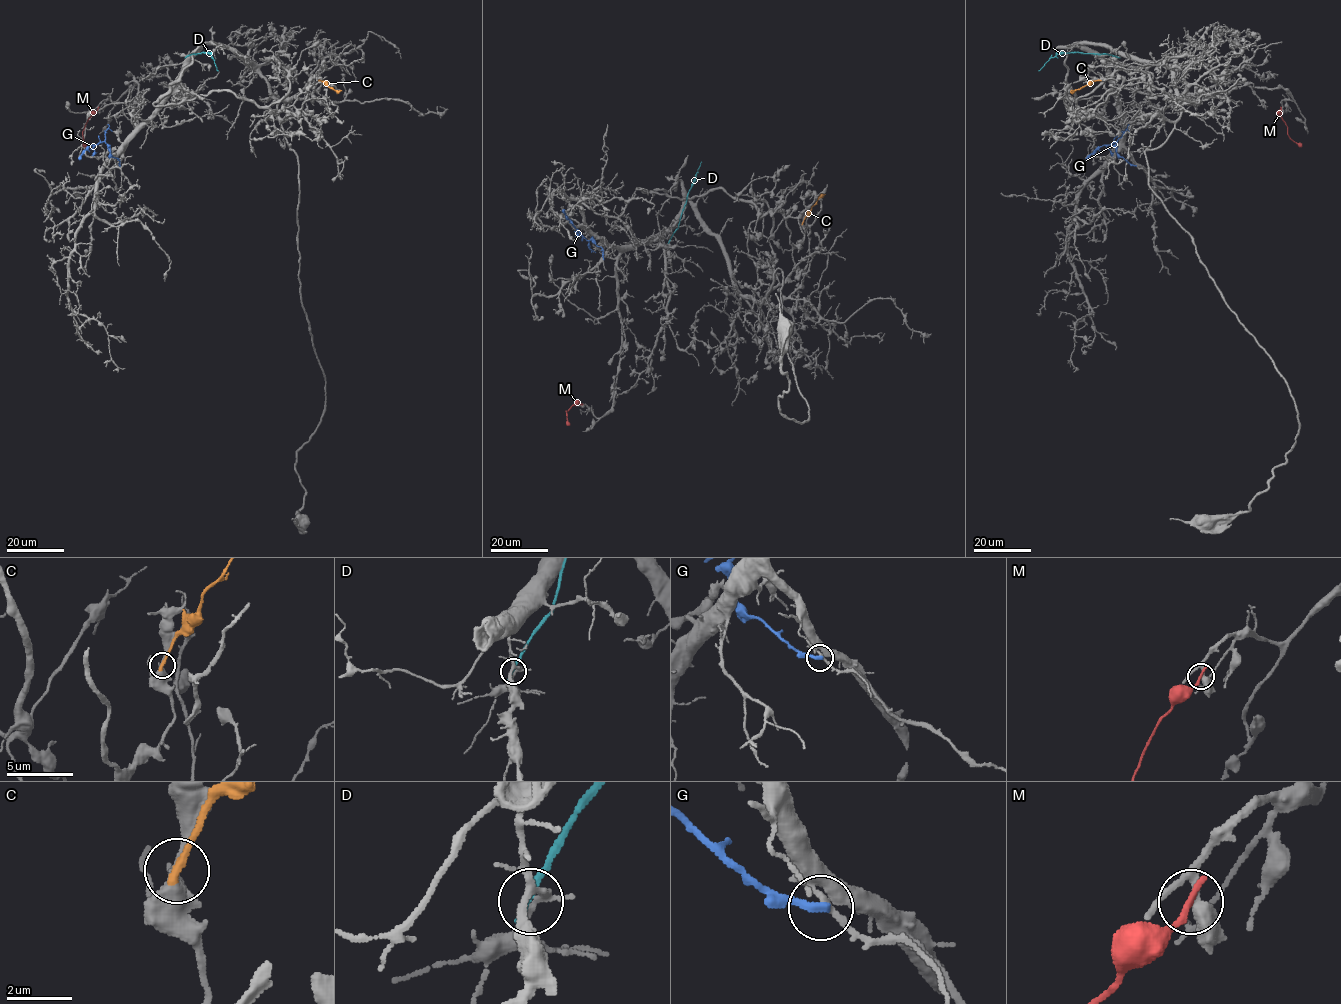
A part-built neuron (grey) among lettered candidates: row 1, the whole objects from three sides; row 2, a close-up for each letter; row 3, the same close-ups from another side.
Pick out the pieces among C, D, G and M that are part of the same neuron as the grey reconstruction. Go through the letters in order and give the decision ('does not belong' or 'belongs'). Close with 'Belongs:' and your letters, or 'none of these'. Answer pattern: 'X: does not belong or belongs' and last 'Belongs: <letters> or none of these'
C: does not belong
D: does not belong
G: does not belong
M: does not belong
Belongs: none of these

